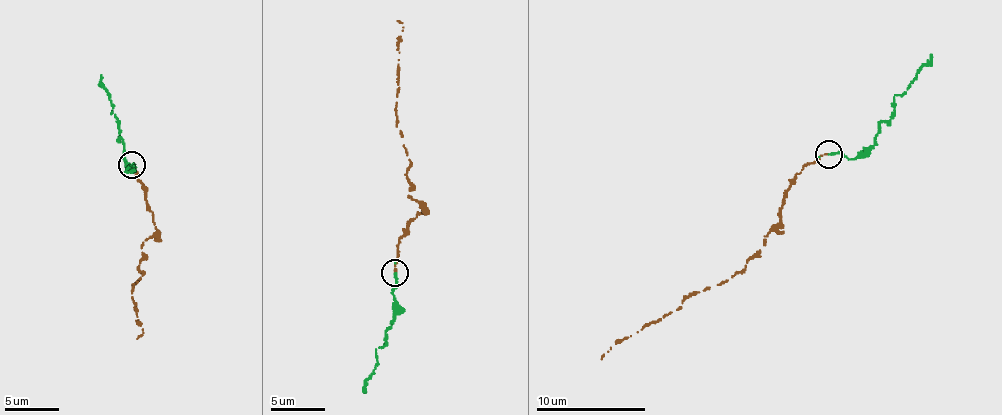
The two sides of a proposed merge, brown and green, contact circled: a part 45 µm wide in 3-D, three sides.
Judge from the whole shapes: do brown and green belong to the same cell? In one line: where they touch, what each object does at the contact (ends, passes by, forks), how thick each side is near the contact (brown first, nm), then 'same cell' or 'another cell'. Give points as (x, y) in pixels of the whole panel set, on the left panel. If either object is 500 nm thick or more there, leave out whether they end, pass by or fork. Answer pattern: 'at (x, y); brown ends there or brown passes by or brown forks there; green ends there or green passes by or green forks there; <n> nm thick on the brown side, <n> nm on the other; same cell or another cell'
at (132, 165); brown ends there; green ends there; 150 nm thick on the brown side, 220 nm on the other; another cell

